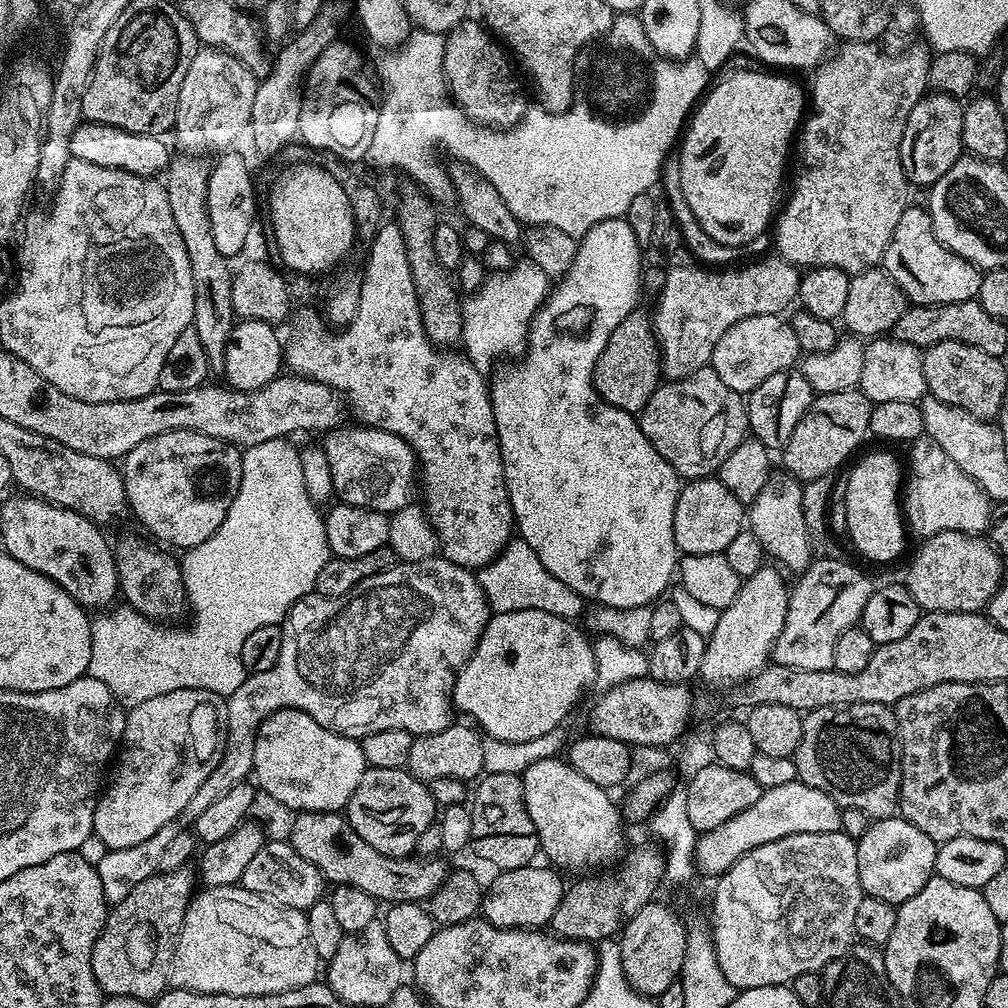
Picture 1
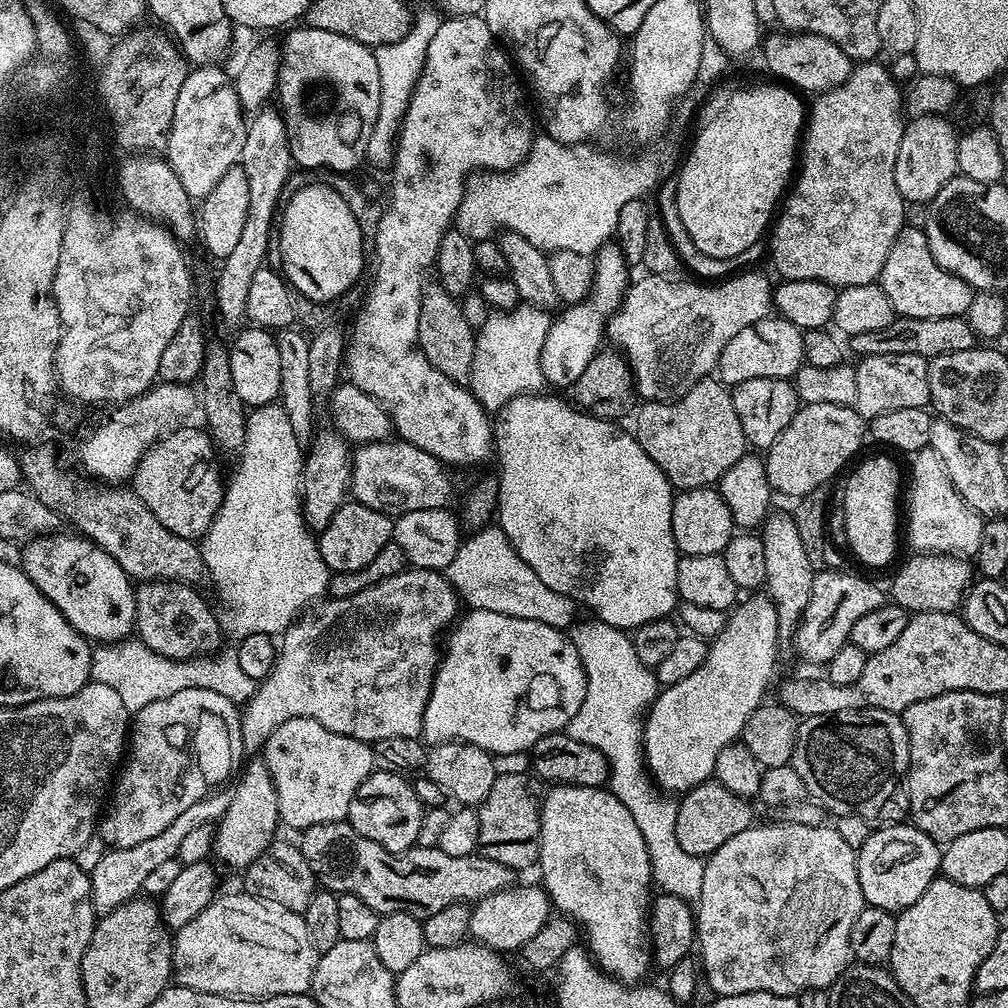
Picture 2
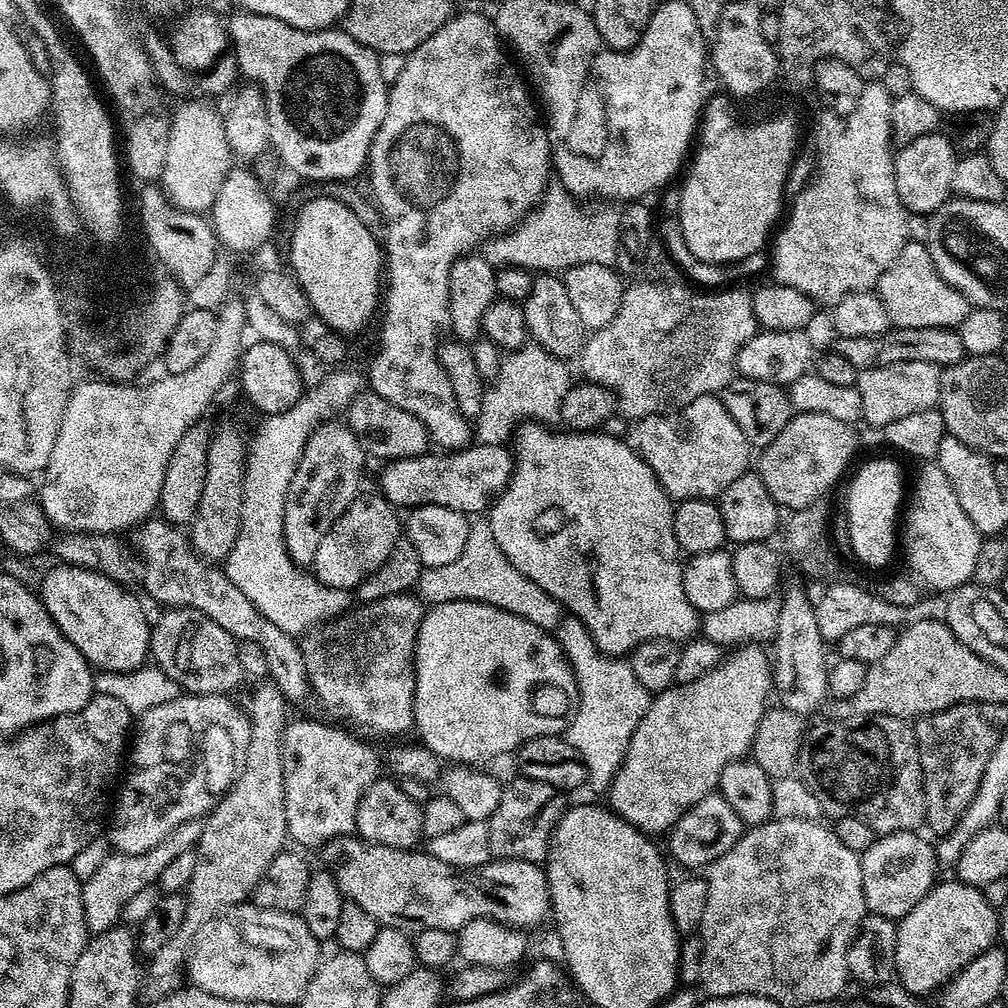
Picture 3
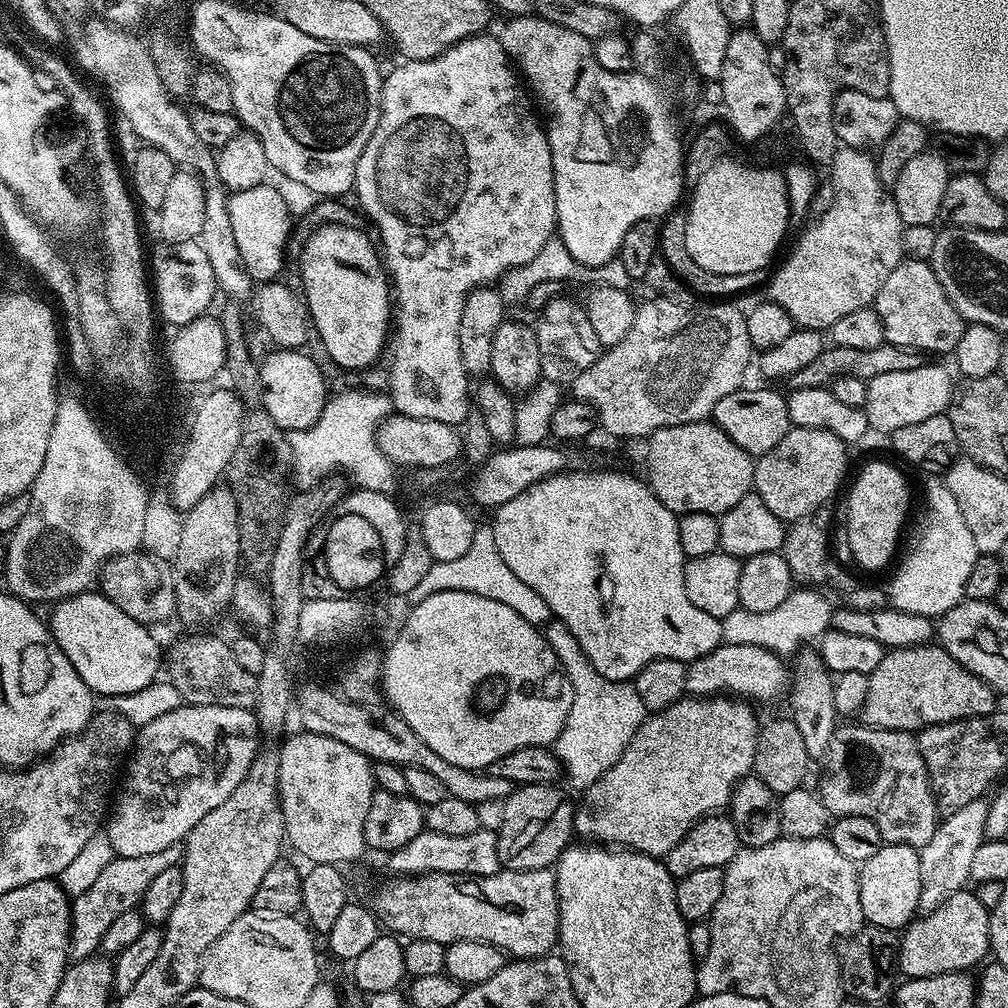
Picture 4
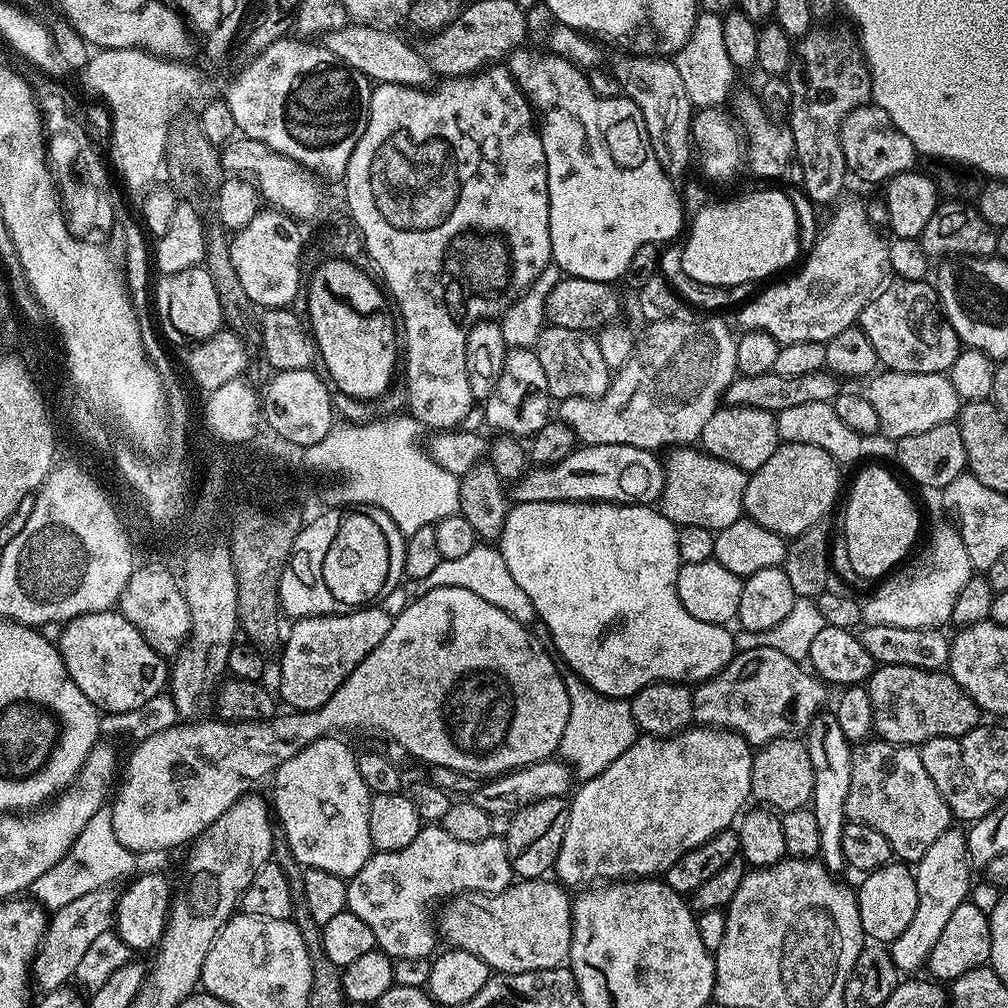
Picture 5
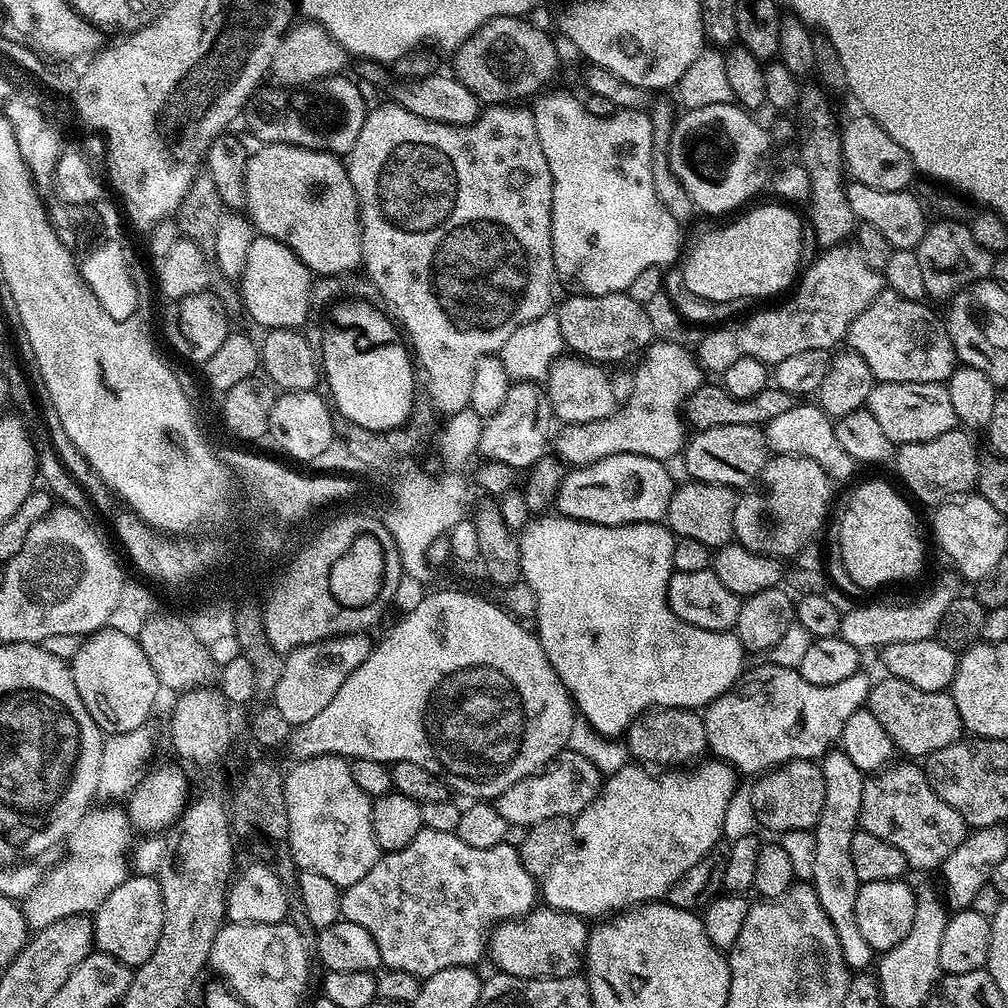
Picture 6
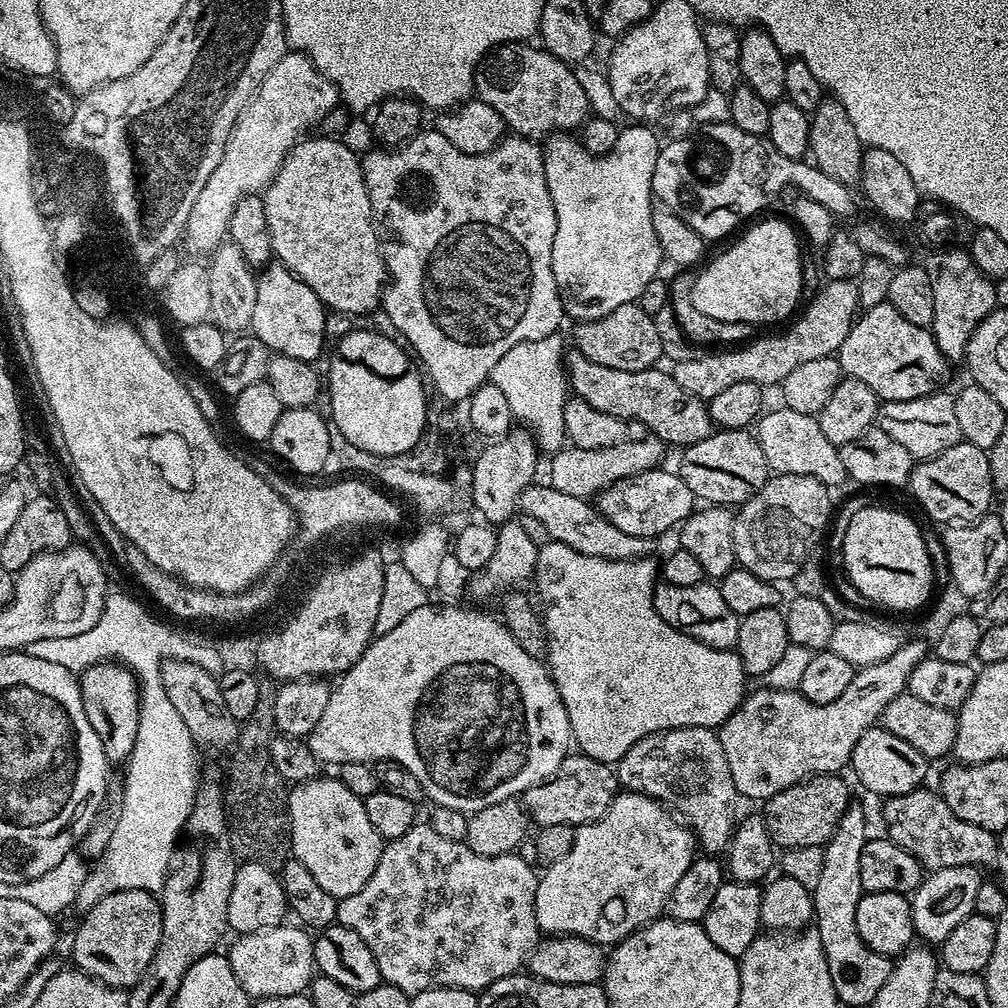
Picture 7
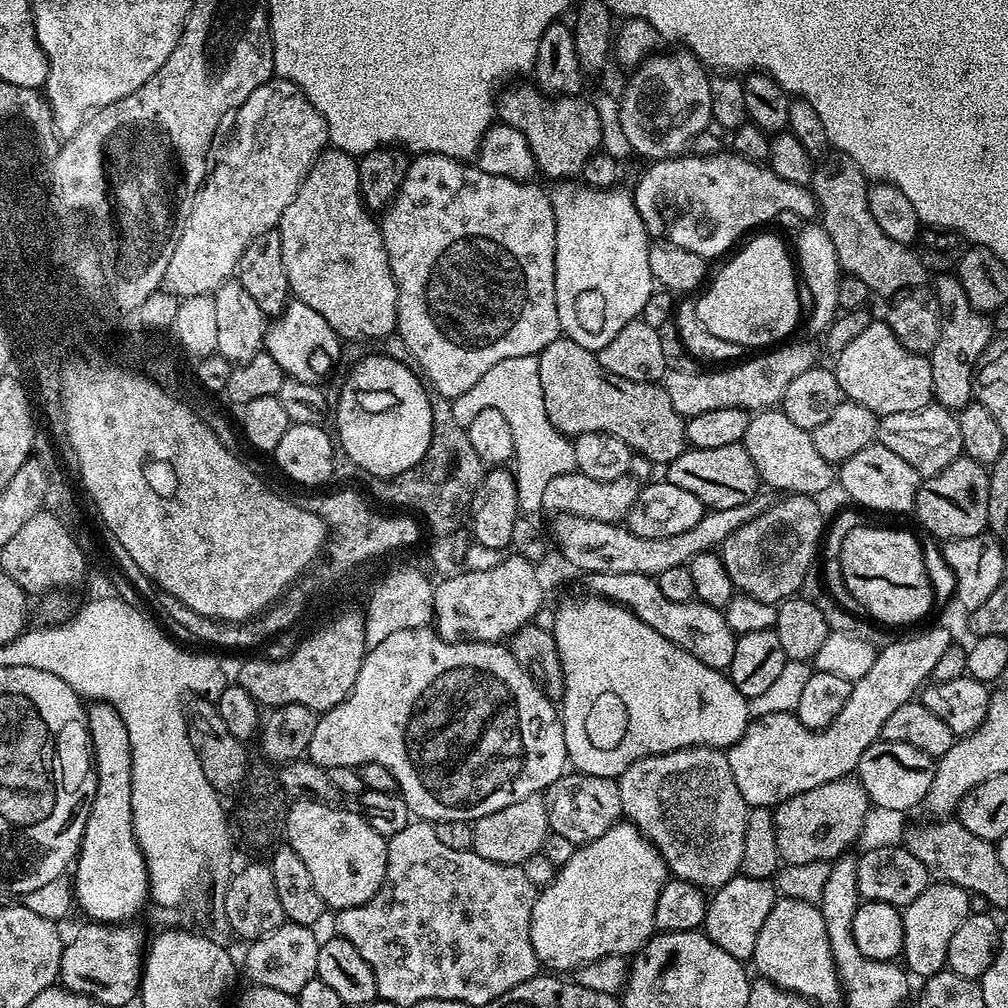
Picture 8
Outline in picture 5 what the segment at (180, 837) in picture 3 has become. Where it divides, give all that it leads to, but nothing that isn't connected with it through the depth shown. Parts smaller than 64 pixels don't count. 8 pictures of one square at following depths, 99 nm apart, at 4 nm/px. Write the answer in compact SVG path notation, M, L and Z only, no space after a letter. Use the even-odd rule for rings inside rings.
M104 887L83 894L82 898L77 898L51 913L48 929L44 931L40 949L36 951L30 969L31 979L35 987L36 984L40 987L41 993L63 988L75 977L78 962L82 962L86 949L94 942L94 938L113 927L117 899L117 893L111 887Z

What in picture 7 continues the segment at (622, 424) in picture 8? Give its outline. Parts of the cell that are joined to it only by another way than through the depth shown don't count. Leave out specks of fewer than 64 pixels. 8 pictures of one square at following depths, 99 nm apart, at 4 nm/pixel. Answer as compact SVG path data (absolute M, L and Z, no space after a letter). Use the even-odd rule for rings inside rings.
M575 350L565 355L565 371L569 387L579 399L584 400L594 410L616 416L625 422L637 420L649 428L655 439L664 441L665 445L680 444L687 446L702 442L702 438L712 435L714 425L708 405L700 397L682 390L673 378L671 371L657 366L631 372L630 370L610 370L610 366L598 366L590 362L585 355Z

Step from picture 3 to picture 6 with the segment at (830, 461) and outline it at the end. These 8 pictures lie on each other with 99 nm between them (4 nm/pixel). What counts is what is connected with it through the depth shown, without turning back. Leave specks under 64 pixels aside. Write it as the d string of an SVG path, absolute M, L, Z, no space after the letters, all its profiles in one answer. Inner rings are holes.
M773 455L754 487L736 501L735 539L746 550L763 556L791 558L798 555L806 545L813 543L815 536L812 535L823 526L832 488L834 481L818 462L801 456Z

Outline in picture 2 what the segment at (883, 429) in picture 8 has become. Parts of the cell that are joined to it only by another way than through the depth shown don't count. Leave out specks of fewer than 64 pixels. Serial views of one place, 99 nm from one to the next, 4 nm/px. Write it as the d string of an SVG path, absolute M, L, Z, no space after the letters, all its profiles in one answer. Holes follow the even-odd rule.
M874 354L855 361L854 382L858 389L855 410L870 422L878 414L890 414L890 410L914 410L928 408L930 382L928 360L918 354Z

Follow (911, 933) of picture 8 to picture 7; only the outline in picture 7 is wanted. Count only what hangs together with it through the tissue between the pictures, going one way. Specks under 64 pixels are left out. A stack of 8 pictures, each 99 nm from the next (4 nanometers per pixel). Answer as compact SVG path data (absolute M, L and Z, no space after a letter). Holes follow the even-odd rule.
M946 866L929 871L915 892L911 893L912 931L920 936L925 945L939 946L946 938L950 938L950 930L966 922L968 916L974 913L974 898L978 895L978 886L982 872L976 866Z

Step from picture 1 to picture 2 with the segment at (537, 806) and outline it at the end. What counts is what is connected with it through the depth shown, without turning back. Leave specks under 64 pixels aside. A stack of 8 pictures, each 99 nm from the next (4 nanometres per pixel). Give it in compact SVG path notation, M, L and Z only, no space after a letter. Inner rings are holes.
M556 784L549 787L548 797L543 797L542 807L540 810L540 859L538 861L538 869L540 868L540 876L542 887L548 894L549 901L553 905L556 904L564 916L571 918L579 924L583 935L588 935L586 941L587 947L590 949L591 955L596 962L600 964L605 971L611 975L618 977L625 982L636 982L640 975L647 970L648 964L650 968L650 952L646 947L646 913L650 908L650 895L648 896L648 888L653 887L652 883L652 867L650 866L650 858L646 850L646 842L642 838L642 830L638 830L638 822L634 822L634 814L630 814L630 810L626 810L626 806L622 806L622 802L618 802L618 798L607 787L587 788L584 785L572 784Z

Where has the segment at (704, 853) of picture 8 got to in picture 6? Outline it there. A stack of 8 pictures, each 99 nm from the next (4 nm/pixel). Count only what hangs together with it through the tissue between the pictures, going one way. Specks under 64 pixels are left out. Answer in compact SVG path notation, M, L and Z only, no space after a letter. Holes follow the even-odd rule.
M653 708L645 712L628 727L626 743L629 757L648 766L688 766L708 752L703 715L690 708Z

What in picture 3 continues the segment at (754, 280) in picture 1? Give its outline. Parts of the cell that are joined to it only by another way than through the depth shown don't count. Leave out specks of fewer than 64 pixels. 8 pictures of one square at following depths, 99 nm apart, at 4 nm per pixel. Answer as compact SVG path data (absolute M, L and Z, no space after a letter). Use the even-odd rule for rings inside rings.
M643 282L644 284L630 283L623 289L621 305L618 306L617 313L608 325L595 329L585 339L579 353L580 372L585 381L595 382L598 384L606 384L616 394L616 402L621 413L632 416L633 421L641 420L643 416L659 416L674 412L678 408L685 408L690 402L694 402L694 398L702 398L703 396L711 396L713 394L723 393L726 387L734 378L736 372L736 355L738 350L742 350L744 343L751 336L755 336L758 331L756 323L756 315L754 314L754 306L752 305L753 293L751 291L743 292L743 287L732 286L727 290L693 290L691 287L683 288L683 283L677 284L661 284L653 282Z

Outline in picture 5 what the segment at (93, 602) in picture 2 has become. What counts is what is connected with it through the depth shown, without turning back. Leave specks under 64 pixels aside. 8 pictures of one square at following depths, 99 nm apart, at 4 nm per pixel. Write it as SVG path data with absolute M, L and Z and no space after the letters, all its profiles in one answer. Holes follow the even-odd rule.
M119 610L82 614L60 629L60 657L69 678L101 713L129 712L161 695L170 680L165 657L155 652Z

